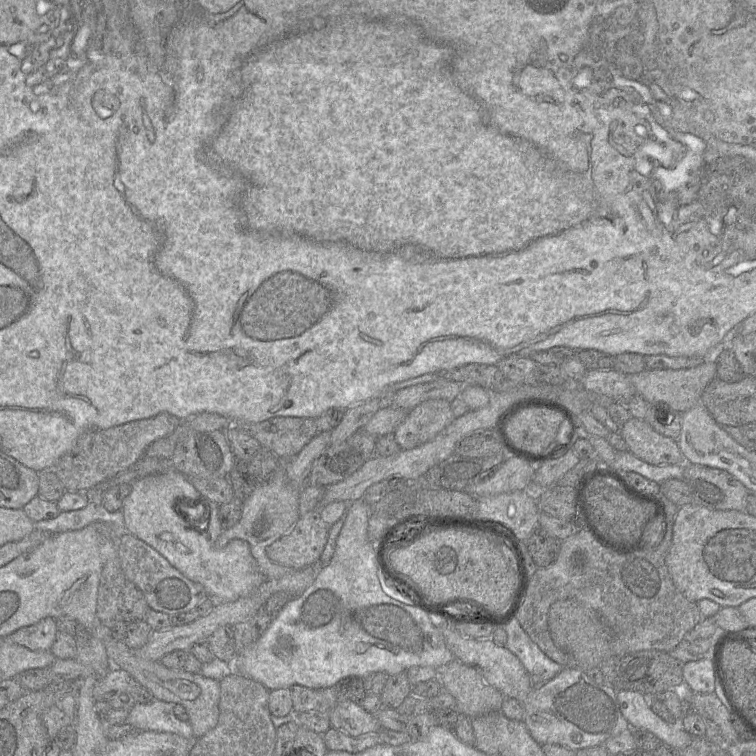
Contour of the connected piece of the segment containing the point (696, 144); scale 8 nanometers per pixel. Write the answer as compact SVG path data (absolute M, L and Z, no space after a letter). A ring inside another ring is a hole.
M682 135L681 141L686 146L685 155L672 167L665 167L653 161L655 169L651 177L657 182L659 190L667 194L679 193L683 187L692 185L692 180L699 176L704 162L706 143L695 135Z

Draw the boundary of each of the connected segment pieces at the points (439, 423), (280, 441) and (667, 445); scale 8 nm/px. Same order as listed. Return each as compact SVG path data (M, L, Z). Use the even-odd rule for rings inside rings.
M427 400L406 413L393 436L401 450L411 450L432 441L455 419L451 402Z
M278 417L246 427L260 443L285 461L297 455L317 434L315 419Z
M632 417L620 427L628 451L652 465L684 464L677 440L663 436L646 420Z

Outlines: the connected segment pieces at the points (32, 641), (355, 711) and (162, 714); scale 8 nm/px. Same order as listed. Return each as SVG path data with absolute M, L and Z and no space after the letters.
M46 617L36 624L18 629L3 638L3 641L16 643L31 650L50 651L57 633L56 619Z
M339 701L326 715L331 727L353 737L385 729L376 715L367 712L358 702Z
M151 698L148 702L136 703L128 712L126 722L133 726L133 728L137 731L169 732L180 735L187 739L193 739L194 736L192 727L188 721L188 714L185 713L177 717L173 711L174 706L174 703Z

